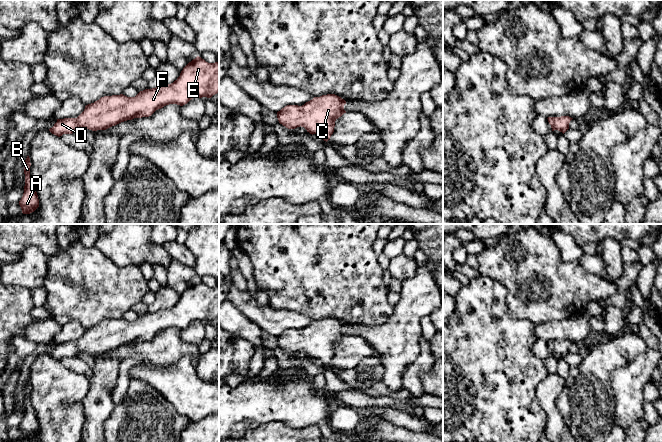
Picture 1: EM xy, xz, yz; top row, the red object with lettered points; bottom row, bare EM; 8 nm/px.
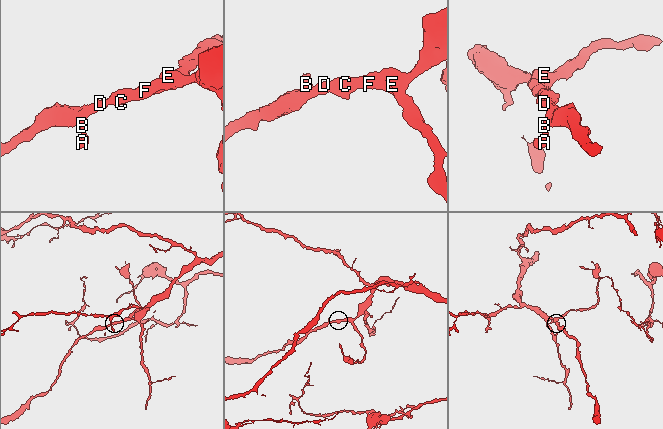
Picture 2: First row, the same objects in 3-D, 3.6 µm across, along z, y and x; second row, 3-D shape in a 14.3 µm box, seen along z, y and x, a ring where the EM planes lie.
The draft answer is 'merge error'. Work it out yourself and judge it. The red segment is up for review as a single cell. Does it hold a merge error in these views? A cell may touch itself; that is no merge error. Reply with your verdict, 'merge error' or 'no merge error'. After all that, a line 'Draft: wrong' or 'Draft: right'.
no merge error
Draft: wrong

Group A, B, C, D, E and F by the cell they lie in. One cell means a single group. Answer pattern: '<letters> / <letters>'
A B C D E F

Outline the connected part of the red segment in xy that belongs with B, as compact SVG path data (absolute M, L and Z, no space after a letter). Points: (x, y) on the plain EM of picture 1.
M27 380L24 388L24 398L25 398L25 410L24 410L24 417L19 425L19 429L22 433L23 438L30 438L34 436L39 431L39 423L33 409L31 402L30 402L30 382Z

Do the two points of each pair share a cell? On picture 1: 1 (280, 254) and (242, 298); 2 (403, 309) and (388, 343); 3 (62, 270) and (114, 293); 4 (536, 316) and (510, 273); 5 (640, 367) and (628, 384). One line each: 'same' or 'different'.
1: different
2: same
3: same
4: same
5: same

